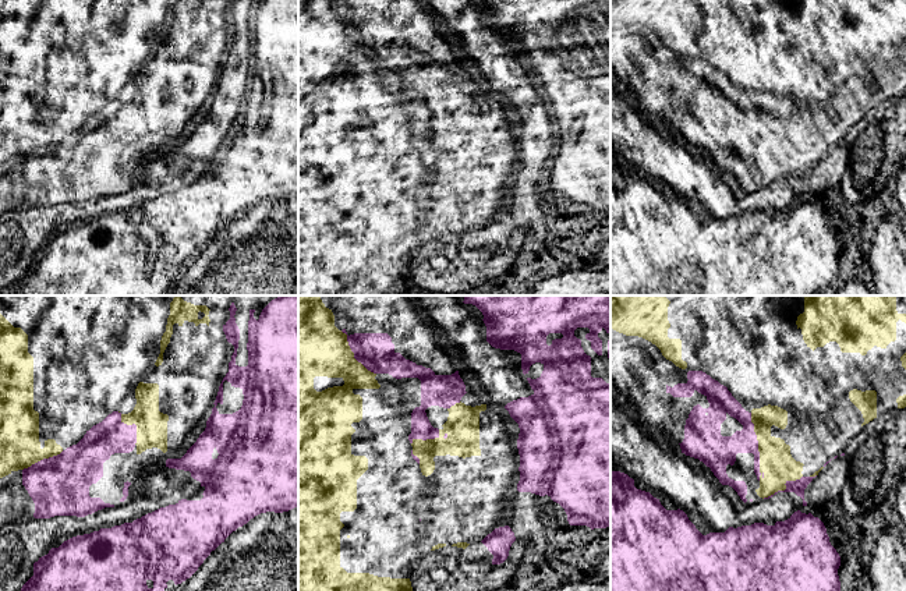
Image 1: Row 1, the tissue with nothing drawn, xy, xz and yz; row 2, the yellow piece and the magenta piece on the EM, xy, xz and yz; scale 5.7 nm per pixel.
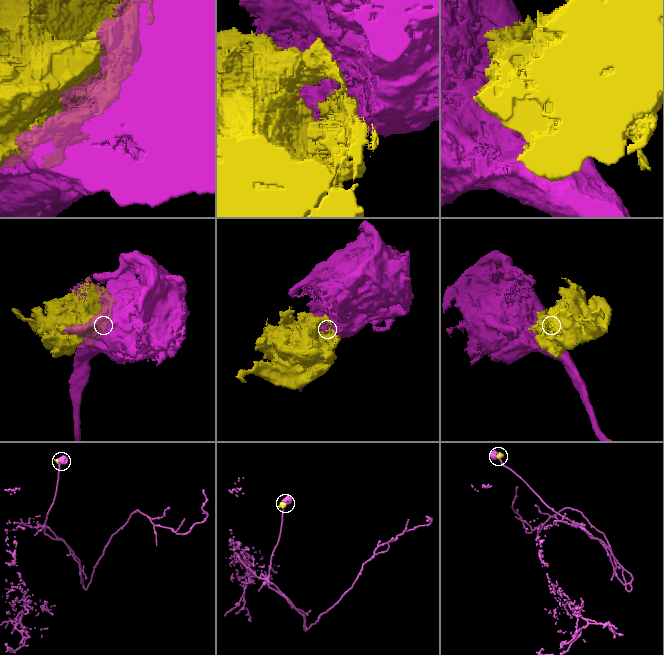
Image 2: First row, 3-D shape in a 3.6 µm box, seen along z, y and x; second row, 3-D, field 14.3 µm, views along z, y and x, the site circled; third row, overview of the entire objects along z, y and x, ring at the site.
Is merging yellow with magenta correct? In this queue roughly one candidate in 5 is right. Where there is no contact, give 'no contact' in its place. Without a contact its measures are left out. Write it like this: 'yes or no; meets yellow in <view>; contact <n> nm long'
no; meets yellow in yz; contact 400 nm long

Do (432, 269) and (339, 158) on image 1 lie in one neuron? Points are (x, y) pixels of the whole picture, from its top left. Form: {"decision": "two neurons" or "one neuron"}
{"decision": "two neurons"}

